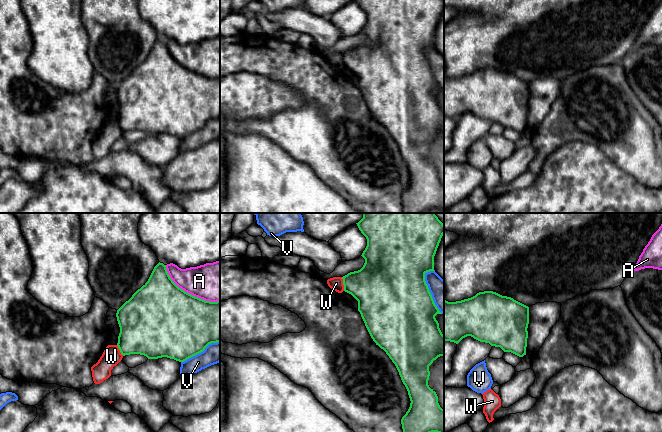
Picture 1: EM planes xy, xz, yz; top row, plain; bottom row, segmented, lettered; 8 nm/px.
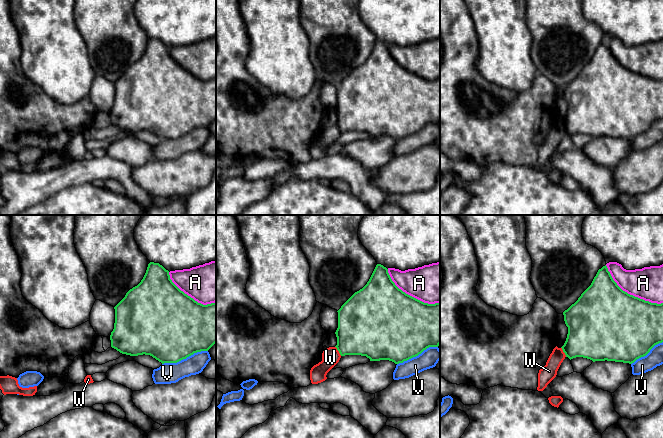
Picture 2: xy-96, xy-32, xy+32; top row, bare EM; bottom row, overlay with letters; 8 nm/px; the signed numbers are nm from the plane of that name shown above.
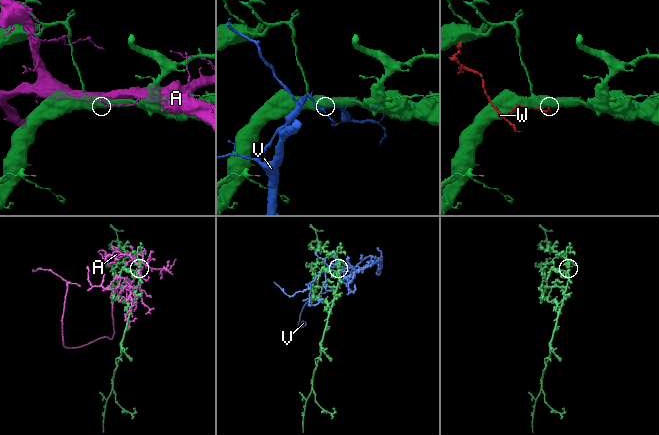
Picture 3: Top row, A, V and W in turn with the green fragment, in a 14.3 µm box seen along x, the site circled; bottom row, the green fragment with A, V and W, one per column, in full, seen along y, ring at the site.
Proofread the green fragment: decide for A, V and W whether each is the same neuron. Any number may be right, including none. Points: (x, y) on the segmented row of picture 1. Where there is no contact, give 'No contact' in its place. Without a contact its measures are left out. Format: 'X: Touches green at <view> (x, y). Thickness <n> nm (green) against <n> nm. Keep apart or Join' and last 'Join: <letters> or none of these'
A: Touches green at xy (188, 293). Thickness 500 nm (green) against 320 nm. Keep apart
V: Touches green at xy (200, 352). Thickness 500 nm (green) against 160 nm. Keep apart
W: Touches green at xz (343, 284). Thickness 360 nm (green) against 110 nm. Keep apart
Join: none of these

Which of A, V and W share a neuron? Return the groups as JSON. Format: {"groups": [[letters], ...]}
{"groups": [["A"], ["V"], ["W"]]}

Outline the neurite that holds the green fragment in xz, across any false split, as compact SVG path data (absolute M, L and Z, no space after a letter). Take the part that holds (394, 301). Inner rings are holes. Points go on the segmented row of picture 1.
M363 213L363 218L356 224L361 233L367 239L367 246L361 255L365 259L365 263L360 270L350 272L342 277L344 291L351 294L358 301L358 311L361 314L371 338L376 345L386 352L386 354L395 364L401 380L408 391L411 403L408 411L401 419L403 432L444 432L444 409L442 409L438 403L438 396L436 392L428 385L430 376L429 366L438 357L444 356L444 335L442 334L439 328L439 323L435 318L437 314L442 313L435 305L428 285L425 281L425 274L430 271L435 271L434 256L441 238L444 235L444 224L438 219L435 213Z

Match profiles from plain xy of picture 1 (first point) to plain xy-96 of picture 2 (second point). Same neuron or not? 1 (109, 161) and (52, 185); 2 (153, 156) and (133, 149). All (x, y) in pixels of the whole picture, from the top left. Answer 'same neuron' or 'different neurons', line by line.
1: same neuron
2: same neuron

